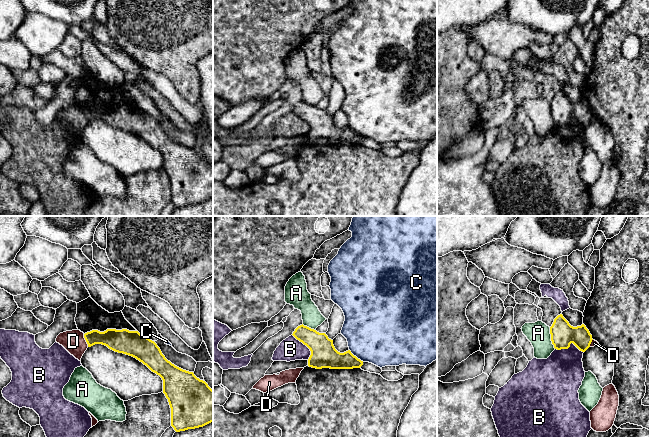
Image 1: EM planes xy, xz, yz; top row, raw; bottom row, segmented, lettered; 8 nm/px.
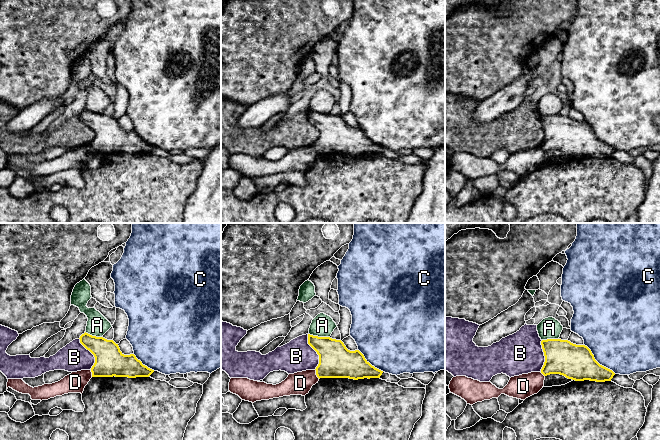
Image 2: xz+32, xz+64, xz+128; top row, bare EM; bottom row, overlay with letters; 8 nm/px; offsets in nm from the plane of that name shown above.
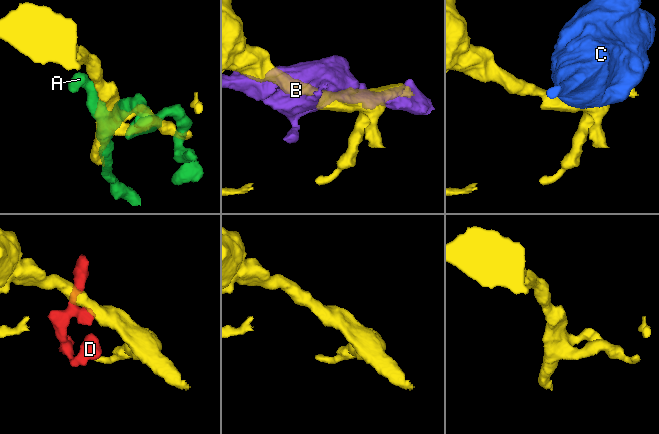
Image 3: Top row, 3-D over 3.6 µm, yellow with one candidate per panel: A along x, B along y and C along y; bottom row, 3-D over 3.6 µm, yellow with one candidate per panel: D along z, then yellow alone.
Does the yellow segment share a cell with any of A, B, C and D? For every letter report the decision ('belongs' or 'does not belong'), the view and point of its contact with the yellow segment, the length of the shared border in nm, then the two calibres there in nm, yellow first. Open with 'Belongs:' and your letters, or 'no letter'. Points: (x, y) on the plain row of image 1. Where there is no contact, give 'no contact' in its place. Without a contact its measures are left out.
Belongs: no letter
A: does not belong | yz (551, 114) | 180 nm | 190/190 nm
B: does not belong | yz (569, 121) | 240 nm | 190/360 nm
C: does not belong | xz (355, 132) | 160 nm | 200/480 nm
D: does not belong | xy (86, 116) | 110 nm | 180/180 nm

